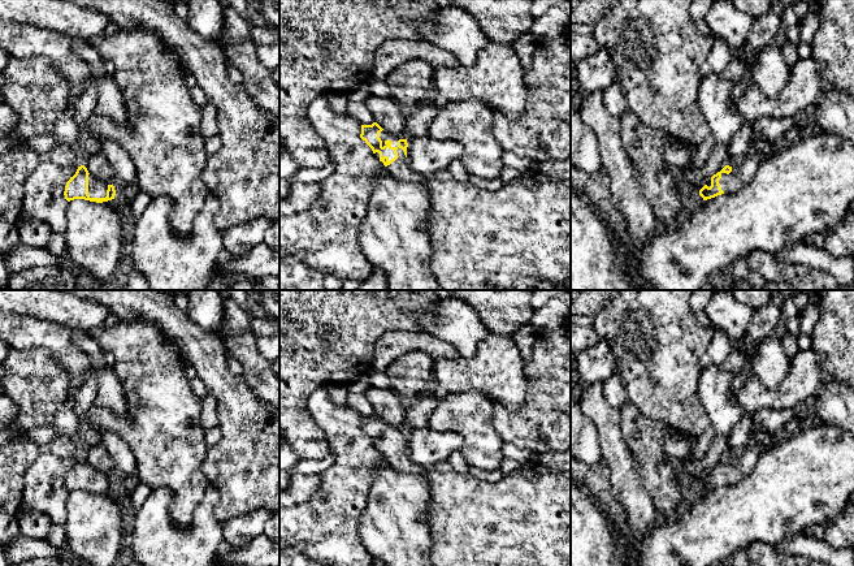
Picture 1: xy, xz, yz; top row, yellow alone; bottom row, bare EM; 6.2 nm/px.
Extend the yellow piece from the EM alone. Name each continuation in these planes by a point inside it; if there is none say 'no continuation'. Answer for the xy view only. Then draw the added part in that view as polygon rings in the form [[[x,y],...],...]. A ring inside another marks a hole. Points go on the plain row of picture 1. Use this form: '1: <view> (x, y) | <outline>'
1: xy (96, 480) | [[[88,466],[88,487],[90,489],[105,489],[108,476]]]

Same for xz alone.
1: xz (524, 519) | [[[381,423],[382,438],[389,431],[396,438],[398,450],[386,458],[396,471],[422,475],[430,488],[428,520],[432,535],[430,561],[433,566],[571,566],[571,471],[551,470],[539,463],[521,466],[497,483],[480,480],[454,470],[448,461],[432,470],[413,465],[404,442],[398,438],[399,429]]]

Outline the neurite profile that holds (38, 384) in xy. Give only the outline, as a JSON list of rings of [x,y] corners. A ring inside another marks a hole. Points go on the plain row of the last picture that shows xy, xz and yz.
[[[9,347],[3,366],[5,376],[0,384],[17,405],[18,415],[8,427],[16,436],[0,445],[0,506],[8,514],[18,515],[22,507],[23,476],[40,454],[40,446],[27,436],[27,432],[53,425],[56,411],[65,405],[70,377],[66,368],[42,347],[29,350]]]

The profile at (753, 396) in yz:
[[[812,349],[799,350],[790,358],[788,376],[776,390],[768,390],[753,375],[734,396],[745,414],[754,415],[763,409],[784,410],[810,403],[825,379],[819,355]]]

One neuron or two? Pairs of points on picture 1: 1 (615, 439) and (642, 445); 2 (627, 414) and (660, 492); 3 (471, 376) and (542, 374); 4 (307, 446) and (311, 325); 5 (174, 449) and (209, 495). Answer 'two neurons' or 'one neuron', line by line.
1: two neurons
2: one neuron
3: two neurons
4: one neuron
5: two neurons

